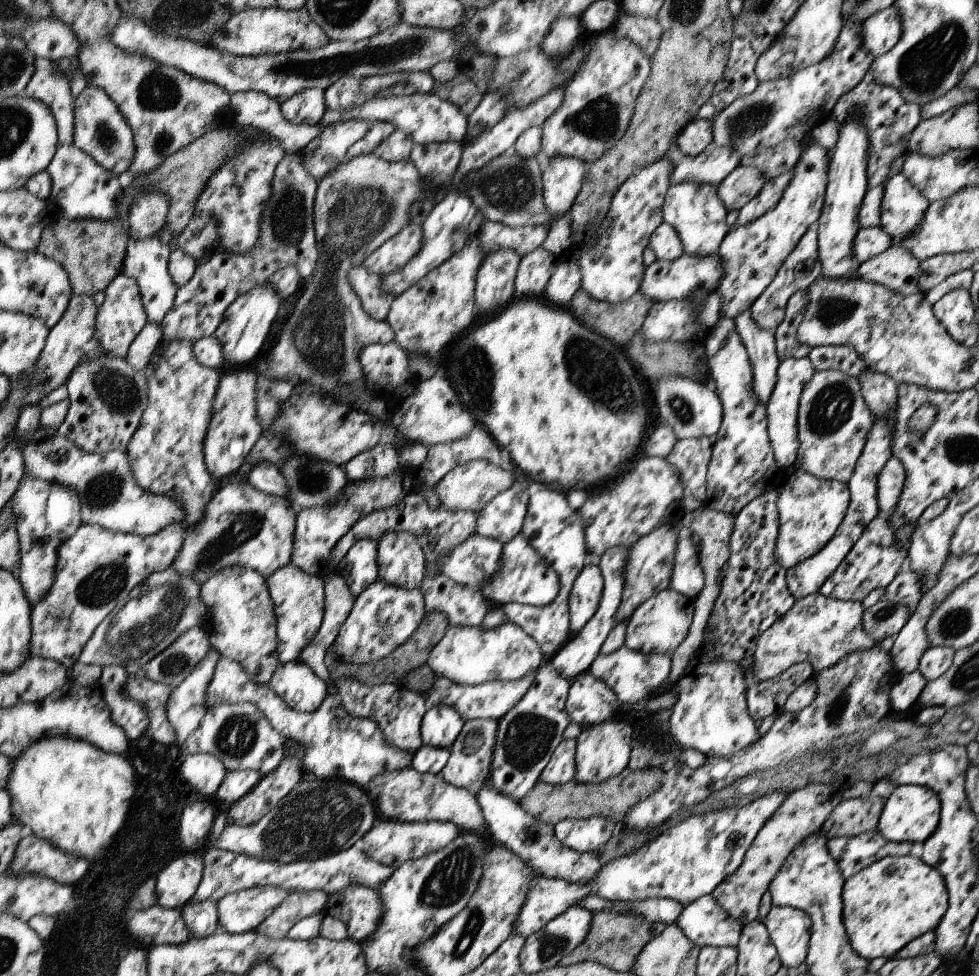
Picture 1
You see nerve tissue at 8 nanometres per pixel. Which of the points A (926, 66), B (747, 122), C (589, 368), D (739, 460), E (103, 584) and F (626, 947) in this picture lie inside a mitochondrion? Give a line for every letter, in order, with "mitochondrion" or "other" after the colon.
A: mitochondrion
B: mitochondrion
C: mitochondrion
D: mitochondrion
E: mitochondrion
F: other

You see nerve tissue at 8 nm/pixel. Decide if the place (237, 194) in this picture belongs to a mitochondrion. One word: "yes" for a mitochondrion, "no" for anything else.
no

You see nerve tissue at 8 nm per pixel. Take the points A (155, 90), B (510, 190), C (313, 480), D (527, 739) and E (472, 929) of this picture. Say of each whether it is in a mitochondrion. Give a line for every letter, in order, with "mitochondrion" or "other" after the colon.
A: mitochondrion
B: mitochondrion
C: mitochondrion
D: mitochondrion
E: mitochondrion

